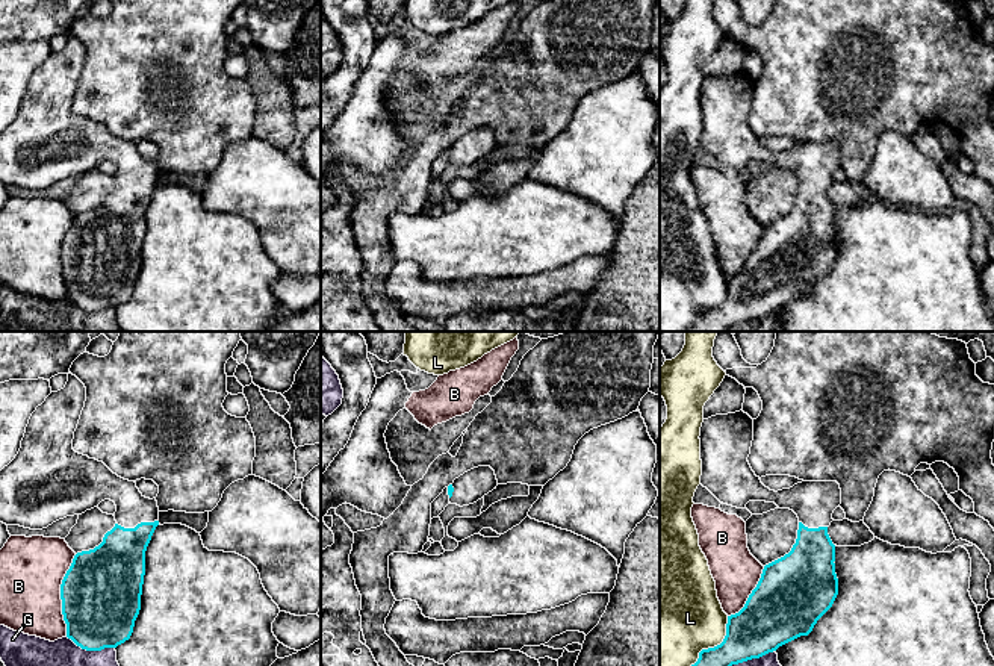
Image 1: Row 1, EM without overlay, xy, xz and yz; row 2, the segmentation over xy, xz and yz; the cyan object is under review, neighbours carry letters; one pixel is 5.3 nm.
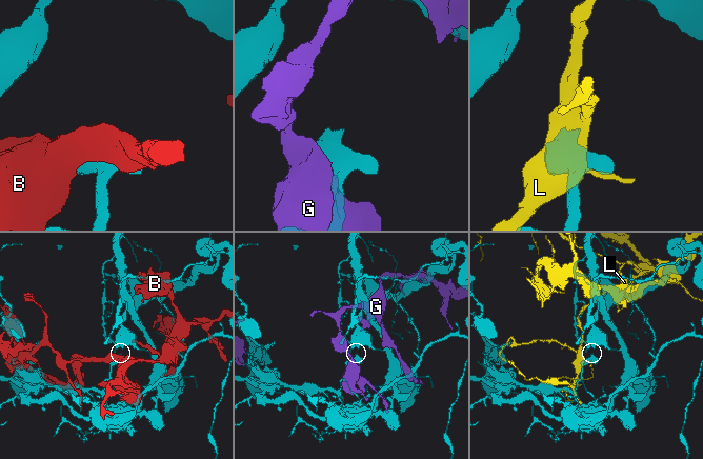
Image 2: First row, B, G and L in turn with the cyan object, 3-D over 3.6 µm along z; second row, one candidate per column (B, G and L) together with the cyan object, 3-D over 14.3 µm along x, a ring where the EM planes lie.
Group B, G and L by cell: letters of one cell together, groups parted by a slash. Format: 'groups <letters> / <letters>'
groups B / G / L

